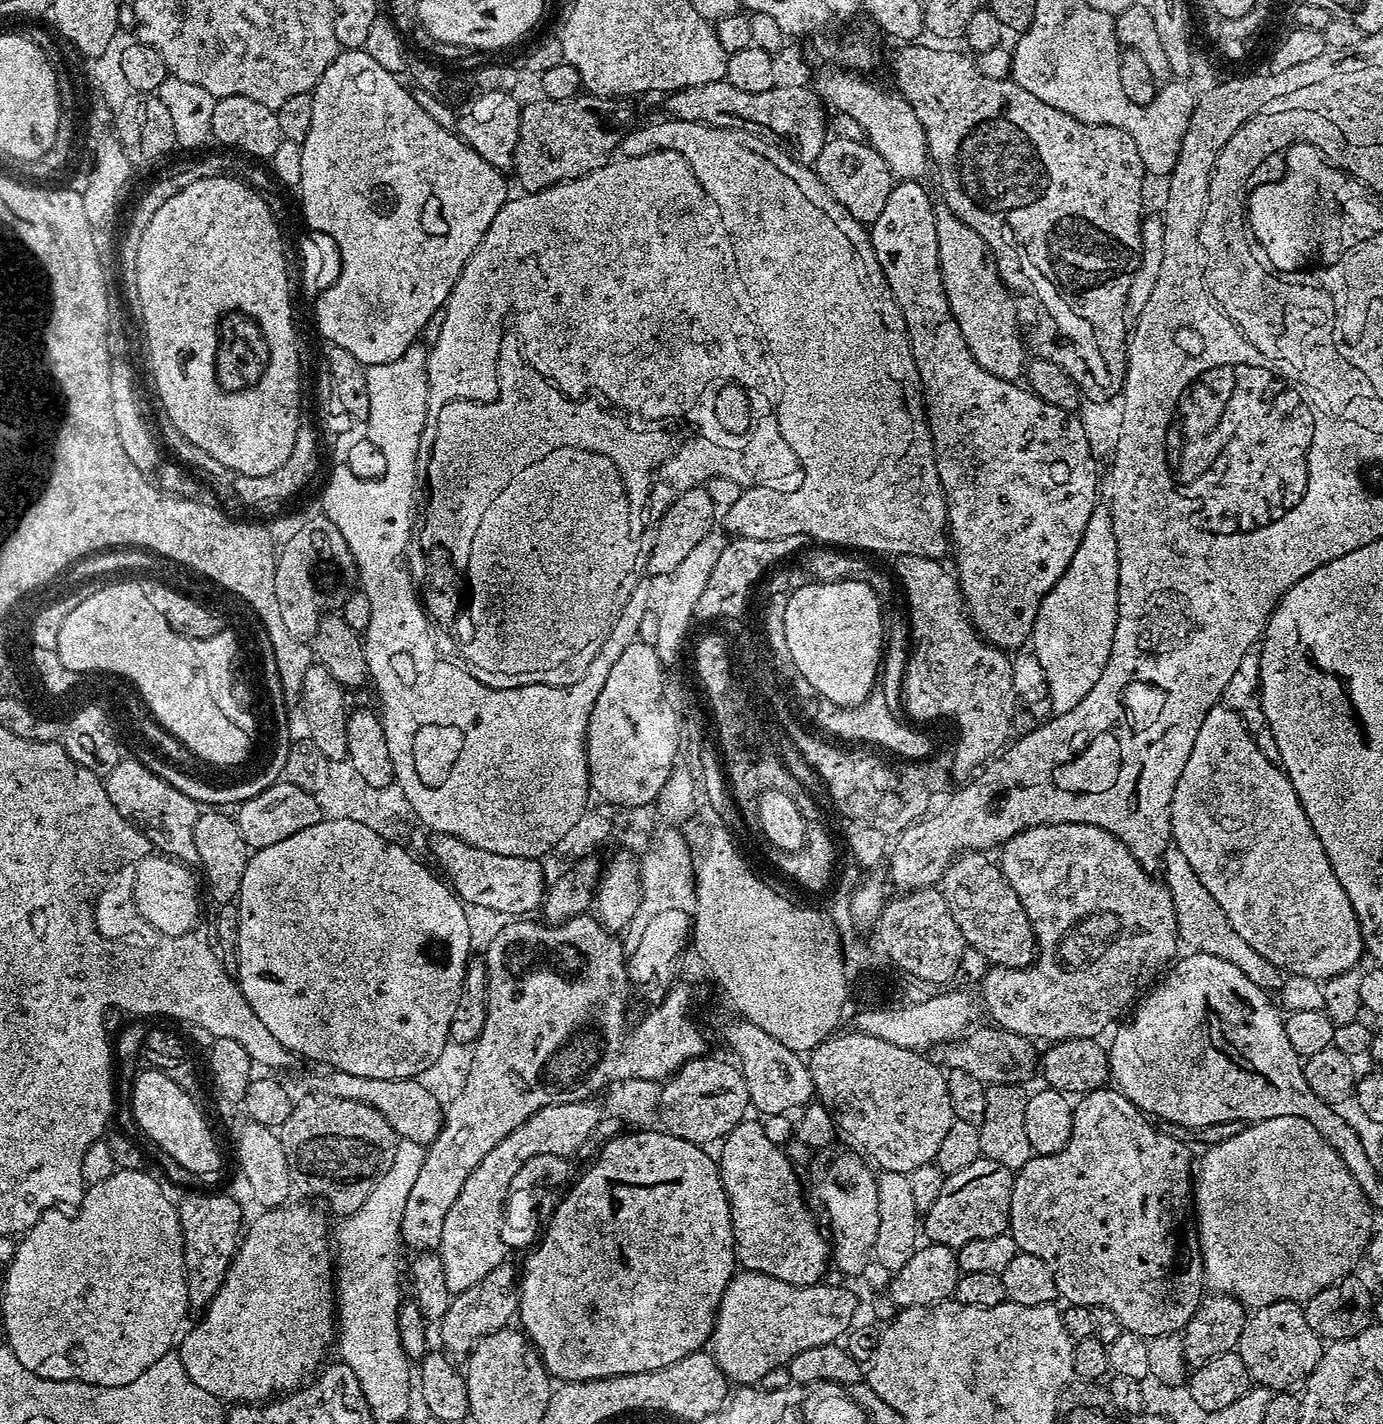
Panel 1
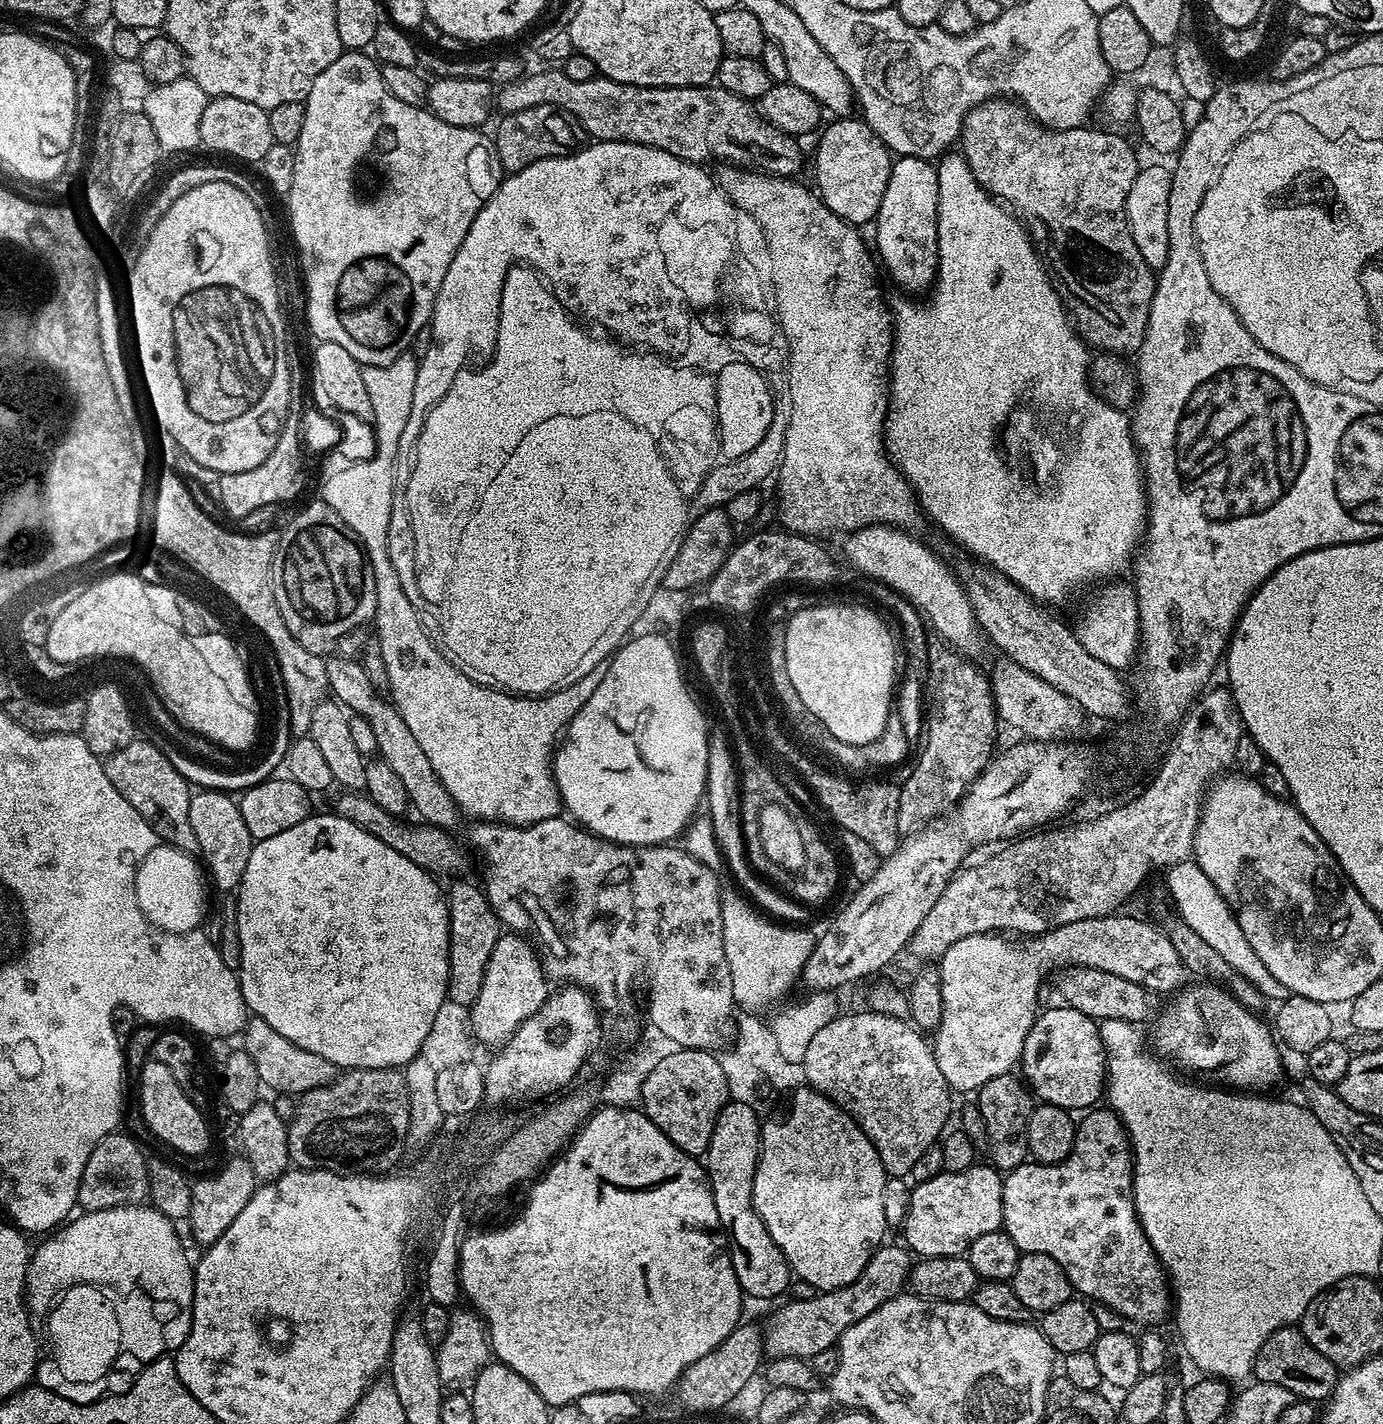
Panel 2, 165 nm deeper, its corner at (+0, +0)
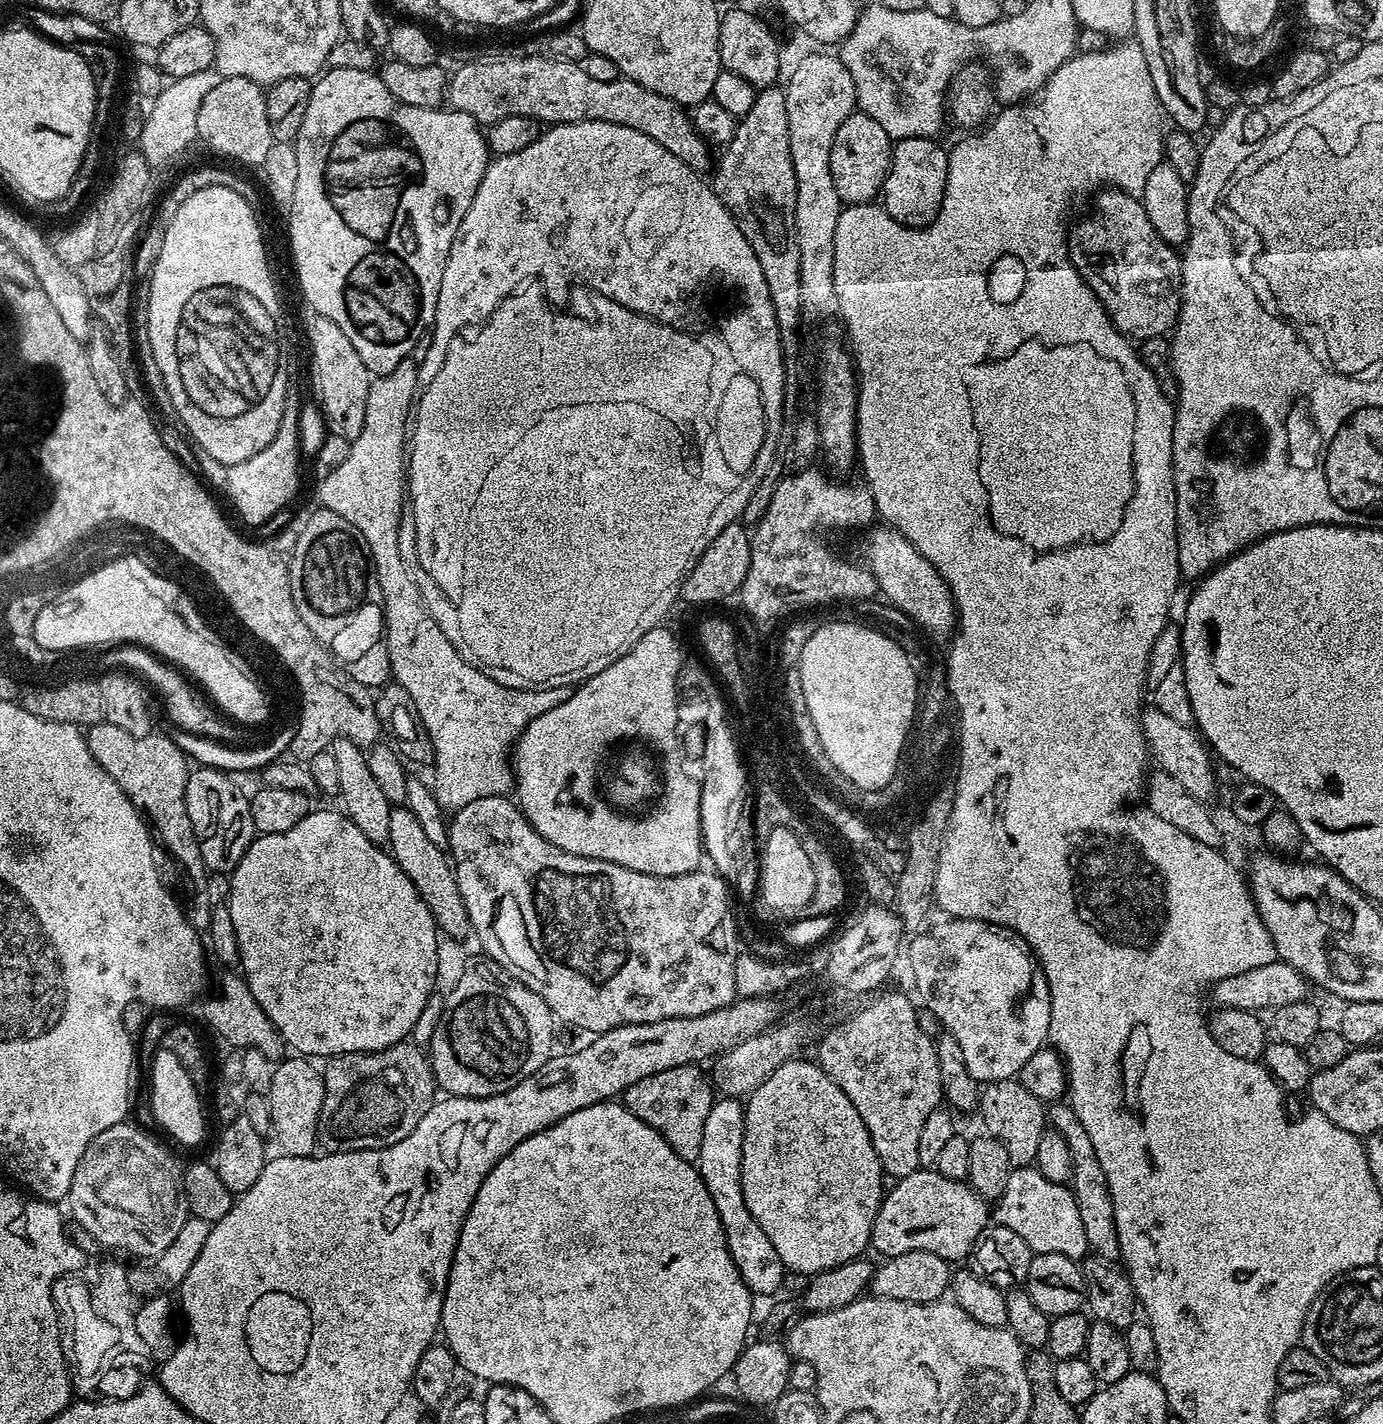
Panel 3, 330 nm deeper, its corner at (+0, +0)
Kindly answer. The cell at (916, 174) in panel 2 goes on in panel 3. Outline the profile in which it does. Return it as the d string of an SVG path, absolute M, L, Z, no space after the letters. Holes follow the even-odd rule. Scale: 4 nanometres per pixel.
M933 137L906 138L892 146L892 161L884 179L882 207L908 228L924 228L938 214L946 190L949 149Z

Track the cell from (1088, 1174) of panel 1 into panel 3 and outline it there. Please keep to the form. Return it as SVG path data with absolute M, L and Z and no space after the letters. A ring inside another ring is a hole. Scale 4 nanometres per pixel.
M1034 1166L1012 1169L1010 1179L1006 1181L1006 1190L1002 1190L1002 1198L995 1201L994 1216L999 1224L1014 1230L1014 1234L1018 1234L1018 1238L1022 1238L1022 1242L1026 1242L1026 1246L1030 1246L1033 1253L1066 1254L1075 1261L1089 1255L1086 1230L1082 1230L1082 1218L1078 1218L1078 1206L1071 1187L1042 1178L1042 1174Z

